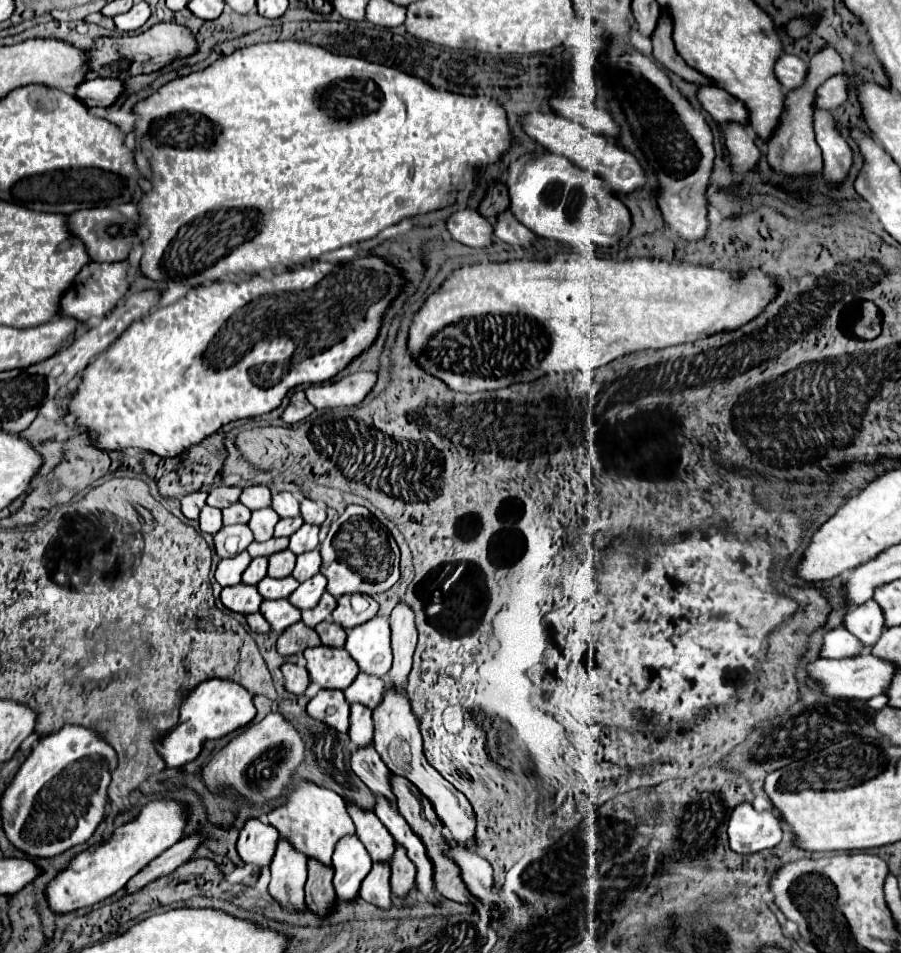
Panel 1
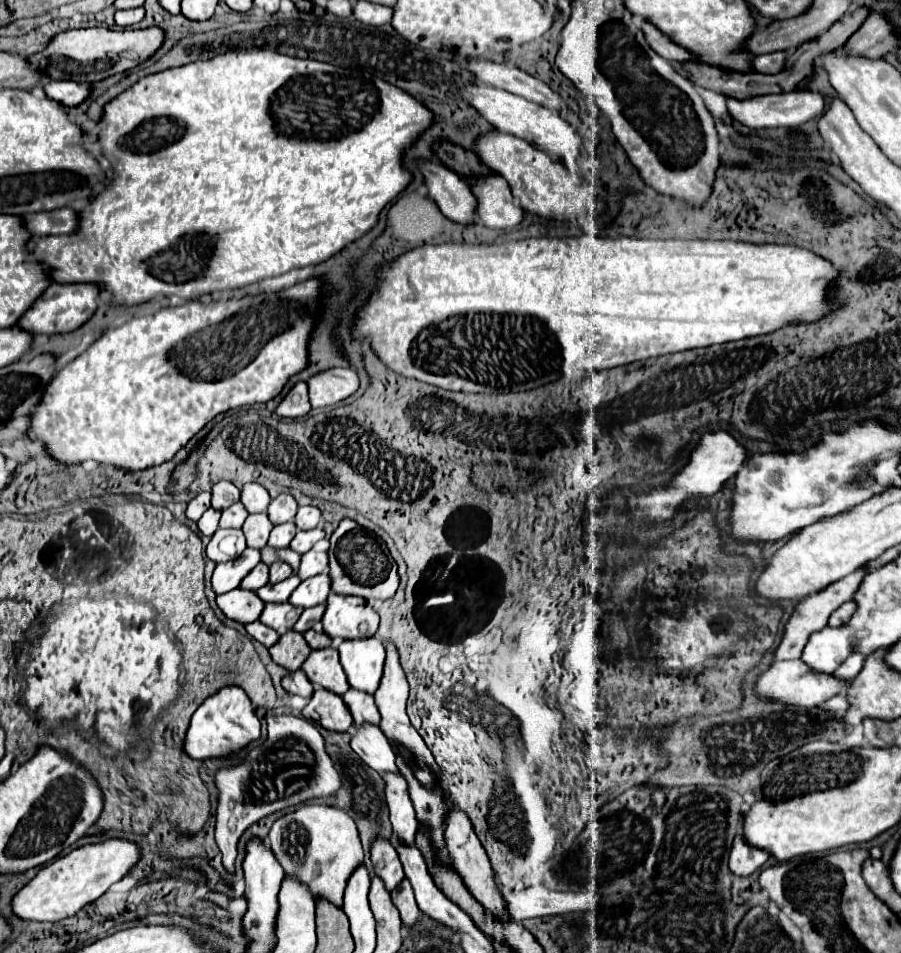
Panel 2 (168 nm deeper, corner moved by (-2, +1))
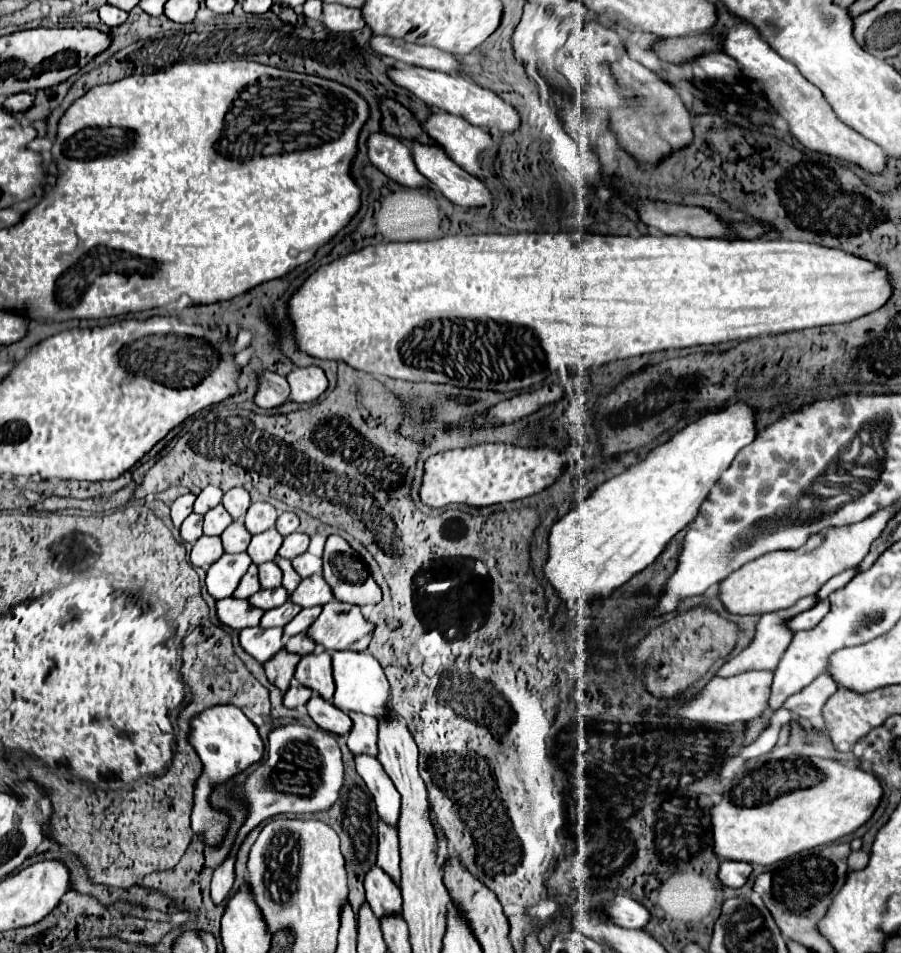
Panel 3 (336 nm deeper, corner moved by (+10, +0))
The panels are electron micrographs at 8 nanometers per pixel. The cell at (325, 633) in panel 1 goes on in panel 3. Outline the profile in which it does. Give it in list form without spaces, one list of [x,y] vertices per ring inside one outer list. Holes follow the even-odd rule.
[[[299,633],[299,635],[293,635],[293,637],[287,641],[285,649],[291,651],[291,653],[297,653],[297,655],[307,655],[307,653],[311,653],[311,651],[315,649],[315,643],[313,643],[307,635]]]

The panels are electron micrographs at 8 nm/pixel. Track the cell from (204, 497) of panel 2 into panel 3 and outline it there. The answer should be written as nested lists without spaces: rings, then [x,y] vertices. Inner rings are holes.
[[[187,493],[187,495],[181,495],[173,505],[171,505],[171,519],[173,519],[173,525],[179,527],[181,521],[193,513],[193,503],[195,503],[195,495],[193,493]]]

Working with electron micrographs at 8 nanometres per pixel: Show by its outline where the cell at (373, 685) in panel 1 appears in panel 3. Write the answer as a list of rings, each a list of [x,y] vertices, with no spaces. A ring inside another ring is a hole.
[[[349,711],[349,717],[353,721],[353,727],[345,735],[345,739],[351,753],[377,755],[377,719],[363,713],[353,713],[353,711]]]

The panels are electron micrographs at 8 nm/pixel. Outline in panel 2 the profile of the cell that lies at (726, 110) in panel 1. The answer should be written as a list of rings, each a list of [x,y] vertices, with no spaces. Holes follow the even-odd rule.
[[[793,90],[785,94],[769,94],[769,96],[755,96],[747,100],[735,100],[727,98],[727,110],[729,114],[739,120],[741,124],[759,130],[759,128],[777,128],[777,126],[801,126],[811,118],[819,118],[825,110],[825,100],[817,92],[805,92],[805,90]]]

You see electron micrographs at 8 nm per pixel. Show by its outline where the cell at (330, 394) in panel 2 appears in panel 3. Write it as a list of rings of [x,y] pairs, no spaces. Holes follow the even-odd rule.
[[[297,367],[287,375],[287,381],[291,385],[291,401],[295,403],[313,403],[329,387],[321,367]]]

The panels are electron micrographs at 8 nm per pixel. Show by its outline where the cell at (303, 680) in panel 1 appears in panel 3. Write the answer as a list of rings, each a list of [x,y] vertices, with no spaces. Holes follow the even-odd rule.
[[[295,679],[291,681],[291,687],[283,693],[283,705],[285,707],[297,707],[297,705],[305,705],[307,697],[311,695],[311,691],[303,685],[299,685]]]

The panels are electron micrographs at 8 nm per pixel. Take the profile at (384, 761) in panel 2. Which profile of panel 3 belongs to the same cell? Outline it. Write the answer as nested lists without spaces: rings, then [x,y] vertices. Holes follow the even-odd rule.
[[[357,755],[355,765],[357,765],[357,773],[363,777],[363,781],[367,783],[367,787],[375,799],[379,817],[391,825],[397,825],[401,797],[391,781],[391,777],[385,773],[383,765],[379,765],[379,759],[373,755]]]

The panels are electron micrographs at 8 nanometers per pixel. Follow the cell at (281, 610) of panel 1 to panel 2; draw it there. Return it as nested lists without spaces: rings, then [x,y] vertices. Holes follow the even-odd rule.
[[[283,602],[283,604],[267,604],[263,614],[261,614],[261,622],[267,624],[269,628],[277,630],[279,634],[285,634],[293,628],[293,624],[299,620],[301,616],[301,608],[289,604],[289,602]]]

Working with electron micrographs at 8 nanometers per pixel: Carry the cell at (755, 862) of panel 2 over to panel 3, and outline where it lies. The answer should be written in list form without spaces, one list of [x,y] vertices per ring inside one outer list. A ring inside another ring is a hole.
[[[723,859],[721,867],[719,867],[719,879],[723,881],[723,885],[727,887],[743,887],[747,877],[751,875],[753,867],[749,863],[743,861],[731,861],[731,859]]]

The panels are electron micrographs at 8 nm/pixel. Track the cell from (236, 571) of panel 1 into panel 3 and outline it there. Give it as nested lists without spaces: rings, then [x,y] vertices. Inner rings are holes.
[[[225,553],[207,571],[207,591],[213,599],[231,597],[241,577],[247,573],[251,557],[247,553]]]

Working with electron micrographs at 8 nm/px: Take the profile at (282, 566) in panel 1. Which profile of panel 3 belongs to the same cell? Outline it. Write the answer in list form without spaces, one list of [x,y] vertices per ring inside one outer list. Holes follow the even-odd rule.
[[[273,561],[259,565],[259,581],[261,581],[261,587],[267,587],[267,589],[279,587],[281,585],[281,569]]]

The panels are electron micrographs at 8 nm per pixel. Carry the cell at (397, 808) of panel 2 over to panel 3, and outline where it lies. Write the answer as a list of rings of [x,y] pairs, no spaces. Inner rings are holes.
[[[379,821],[379,851],[377,851],[377,865],[387,871],[395,883],[399,883],[401,869],[399,869],[399,837],[397,827]]]

